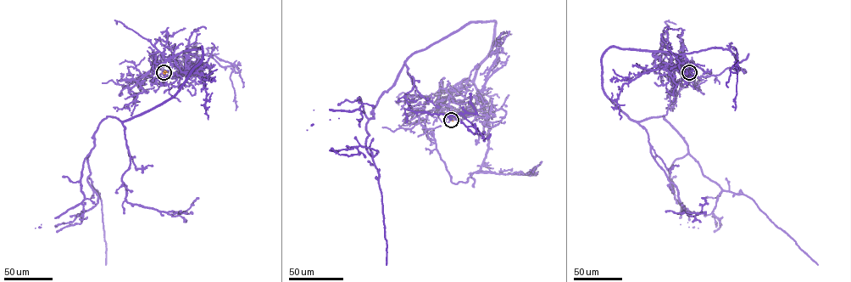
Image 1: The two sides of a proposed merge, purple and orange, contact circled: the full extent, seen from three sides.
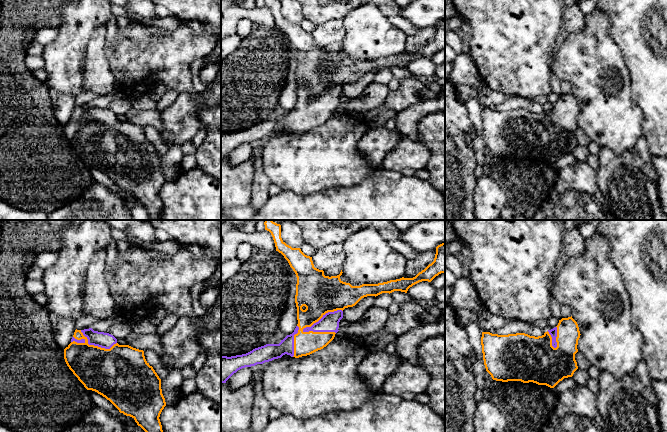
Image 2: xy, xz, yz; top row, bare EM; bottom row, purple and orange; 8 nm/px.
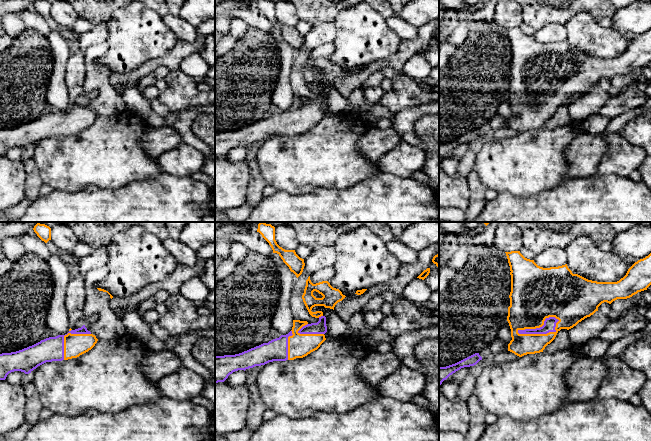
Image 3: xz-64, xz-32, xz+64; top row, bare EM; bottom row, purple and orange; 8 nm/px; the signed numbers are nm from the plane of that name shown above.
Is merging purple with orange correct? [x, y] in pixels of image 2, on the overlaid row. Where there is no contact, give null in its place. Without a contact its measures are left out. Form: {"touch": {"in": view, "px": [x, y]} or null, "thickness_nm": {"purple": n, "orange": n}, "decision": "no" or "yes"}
{"touch": {"in": "xz", "px": [322, 317]}, "thickness_nm": {"purple": 150, "orange": 320}, "decision": "yes"}

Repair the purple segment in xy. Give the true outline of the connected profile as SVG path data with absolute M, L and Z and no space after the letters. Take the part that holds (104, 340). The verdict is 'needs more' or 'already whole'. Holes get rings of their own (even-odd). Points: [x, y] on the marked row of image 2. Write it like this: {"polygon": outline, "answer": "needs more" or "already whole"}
{"polygon": "M92 328L75 330L71 343L64 349L64 359L87 390L109 400L120 413L132 417L145 432L163 432L160 414L166 406L161 379L146 361L144 351L119 345L117 339Z", "answer": "needs more"}

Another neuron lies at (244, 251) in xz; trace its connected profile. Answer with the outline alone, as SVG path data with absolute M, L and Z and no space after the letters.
M241 243L237 248L236 258L242 263L246 262L252 255L252 249L253 247L249 243Z

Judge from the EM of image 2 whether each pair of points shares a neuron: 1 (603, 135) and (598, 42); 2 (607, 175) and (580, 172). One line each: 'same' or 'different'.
1: same
2: different

